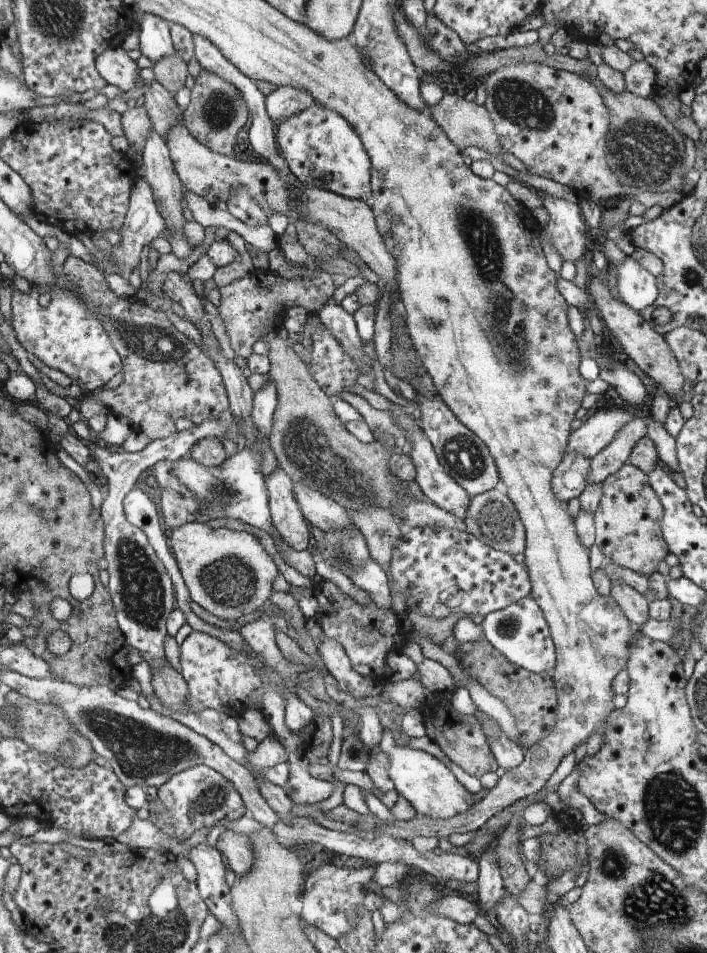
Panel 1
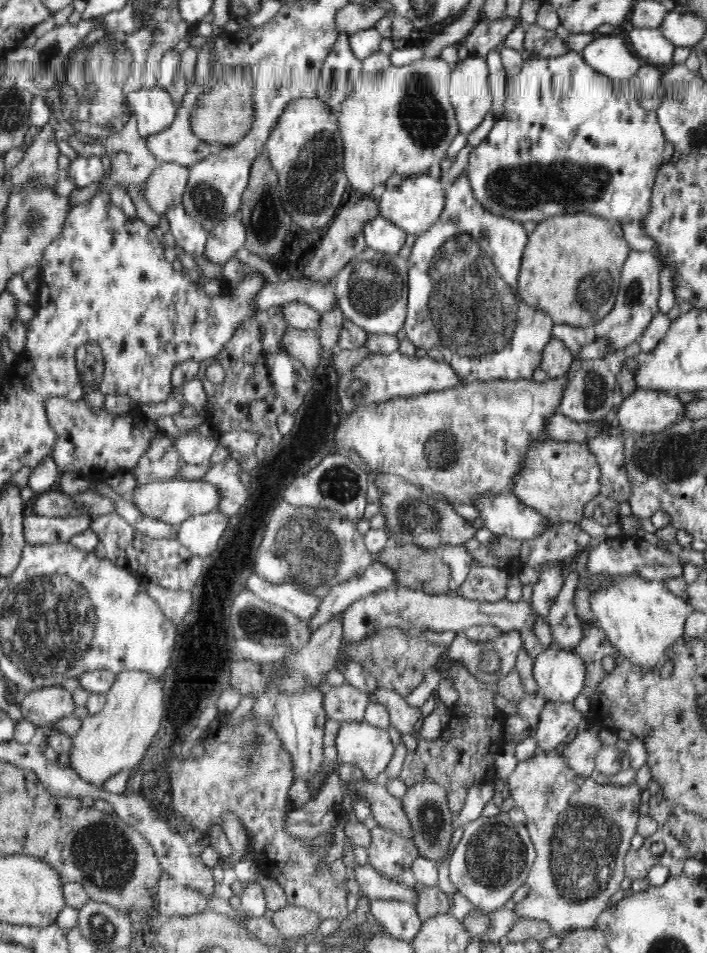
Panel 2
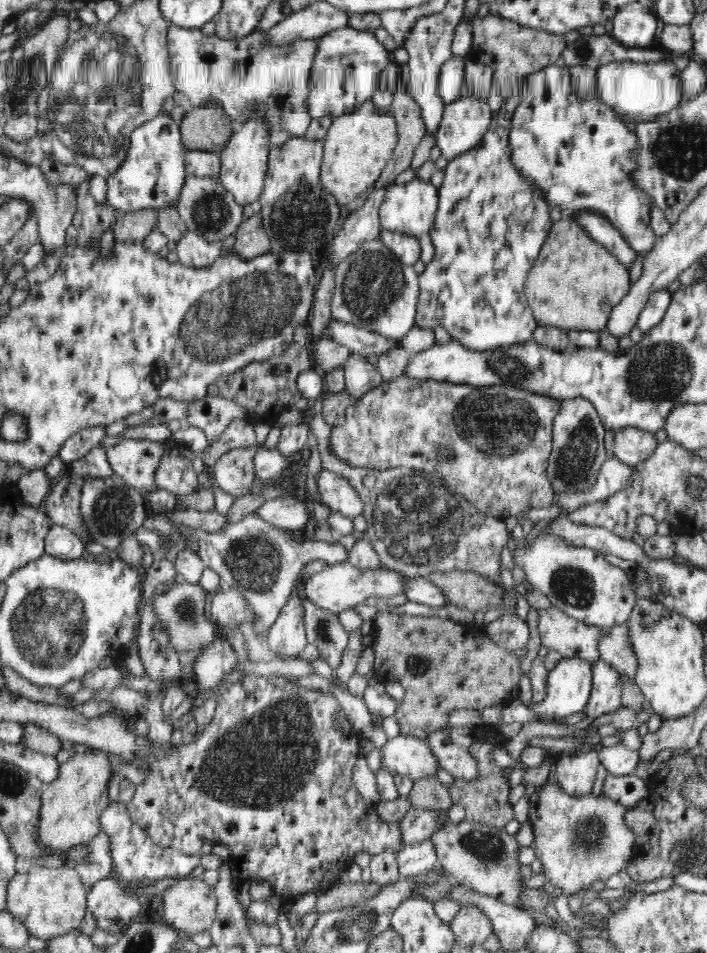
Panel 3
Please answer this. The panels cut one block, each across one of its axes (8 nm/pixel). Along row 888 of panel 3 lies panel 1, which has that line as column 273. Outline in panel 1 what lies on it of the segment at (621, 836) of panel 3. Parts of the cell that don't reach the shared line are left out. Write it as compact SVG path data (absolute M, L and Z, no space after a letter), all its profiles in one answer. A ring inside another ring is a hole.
M200 518L173 528L170 540L173 556L189 588L191 600L202 608L218 618L234 621L266 606L278 568L274 560L262 552L262 544L250 532L226 527L212 528Z

